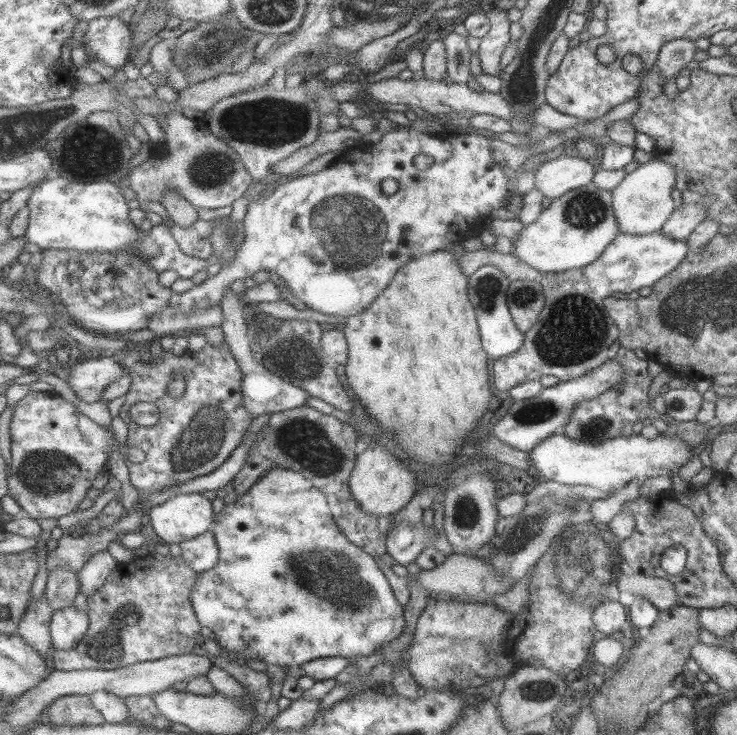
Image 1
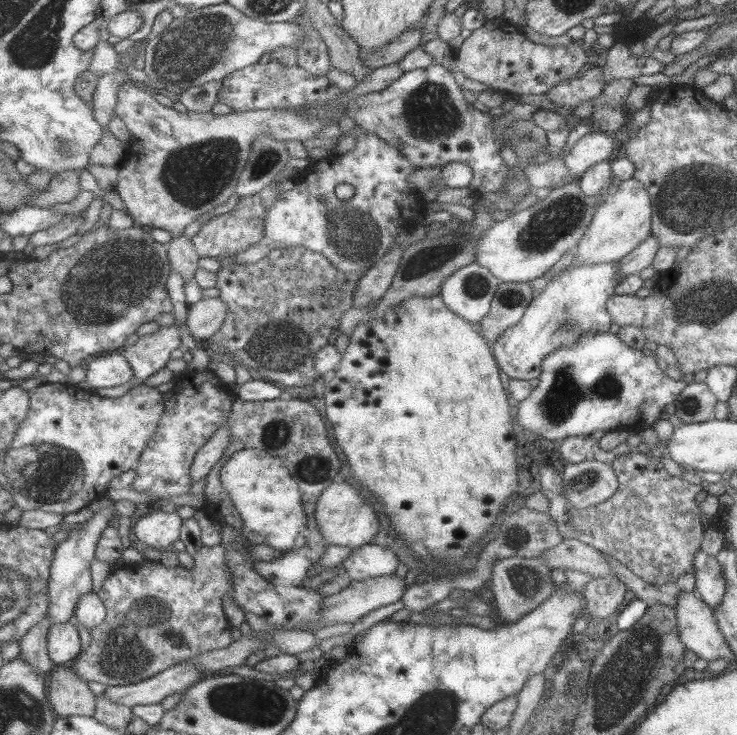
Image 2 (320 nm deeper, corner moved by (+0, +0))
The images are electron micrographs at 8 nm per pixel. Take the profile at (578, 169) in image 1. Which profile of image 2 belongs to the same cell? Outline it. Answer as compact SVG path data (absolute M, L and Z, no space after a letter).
M592 130L566 149L563 154L565 168L571 177L579 178L593 163L608 160L616 148L611 134Z

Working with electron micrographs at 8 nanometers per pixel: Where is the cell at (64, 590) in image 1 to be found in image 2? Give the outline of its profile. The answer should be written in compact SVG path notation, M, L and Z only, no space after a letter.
M47 616L19 641L22 650L19 655L32 664L42 676L49 675L52 672L51 668L56 665L49 655L48 648L51 625L53 624L50 623Z

